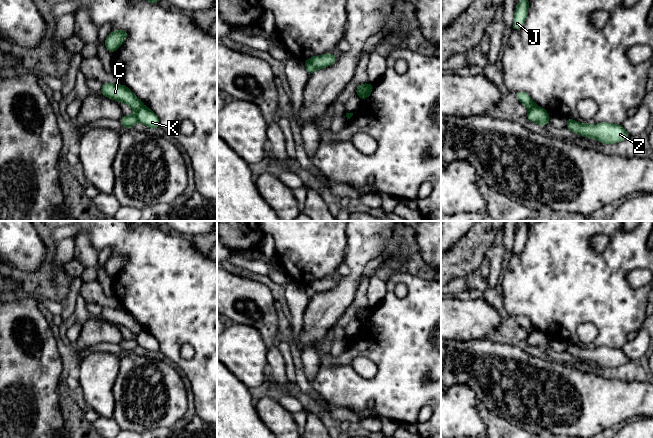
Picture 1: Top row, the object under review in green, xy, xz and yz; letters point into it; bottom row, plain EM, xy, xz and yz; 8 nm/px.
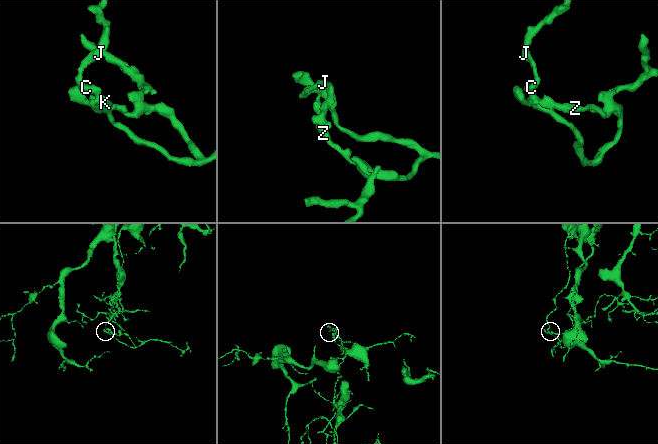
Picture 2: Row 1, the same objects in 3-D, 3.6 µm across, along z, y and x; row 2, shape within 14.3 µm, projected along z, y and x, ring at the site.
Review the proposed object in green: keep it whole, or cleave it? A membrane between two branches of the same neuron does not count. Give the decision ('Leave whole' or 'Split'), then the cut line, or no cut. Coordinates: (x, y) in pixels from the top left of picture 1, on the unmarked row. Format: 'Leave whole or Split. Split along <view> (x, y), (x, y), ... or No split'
Split. Split along xz (366, 308), (358, 319)

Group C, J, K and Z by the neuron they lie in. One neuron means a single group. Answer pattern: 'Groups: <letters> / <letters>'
Groups: C J / K Z

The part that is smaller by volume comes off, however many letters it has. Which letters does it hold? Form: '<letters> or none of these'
K, Z

